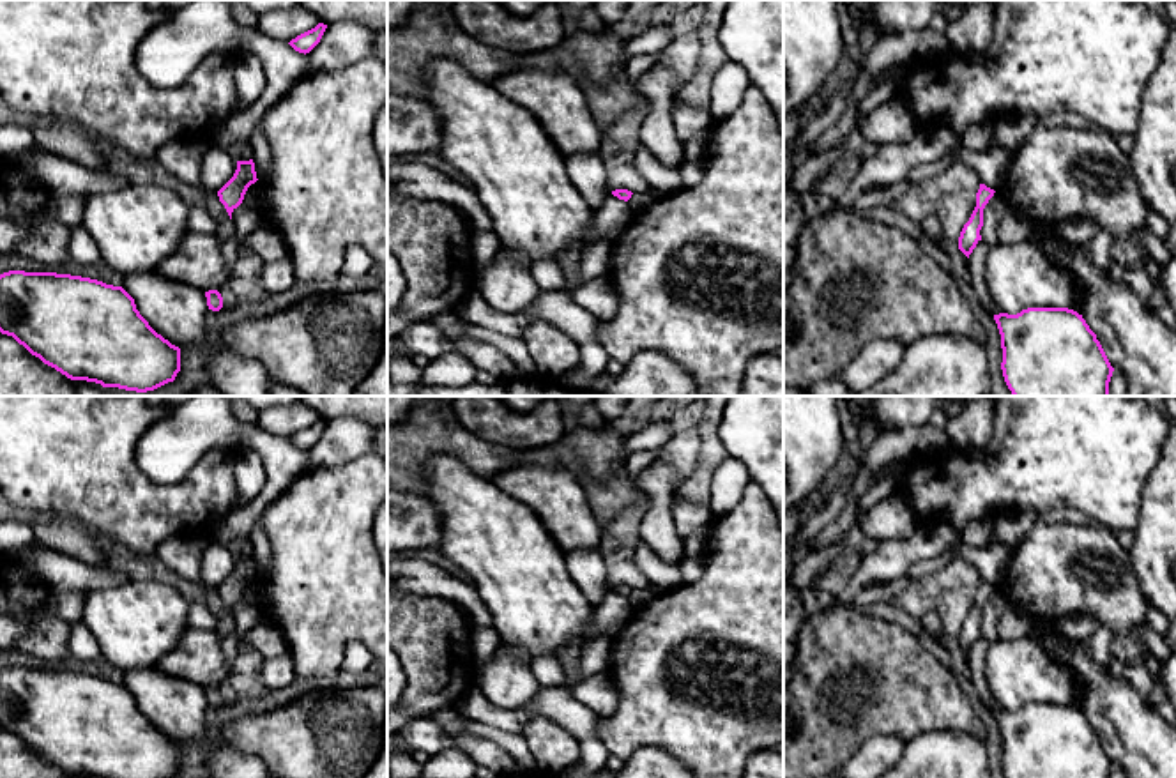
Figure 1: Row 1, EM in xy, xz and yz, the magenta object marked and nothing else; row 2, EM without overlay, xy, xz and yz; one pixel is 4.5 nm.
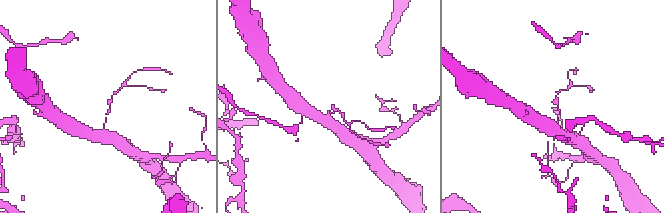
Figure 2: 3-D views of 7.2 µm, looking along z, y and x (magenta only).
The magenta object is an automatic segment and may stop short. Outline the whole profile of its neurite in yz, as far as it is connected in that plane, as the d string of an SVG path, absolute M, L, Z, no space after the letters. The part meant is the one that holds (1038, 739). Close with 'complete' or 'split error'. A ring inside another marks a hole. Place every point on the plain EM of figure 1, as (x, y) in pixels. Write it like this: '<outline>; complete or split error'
M1027 704L1017 711L994 711L994 716L1001 730L1004 778L1111 778L1114 764L1096 730L1077 707L1068 704Z; complete

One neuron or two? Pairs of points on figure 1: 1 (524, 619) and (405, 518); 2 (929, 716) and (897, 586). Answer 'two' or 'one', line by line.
1: two
2: two

